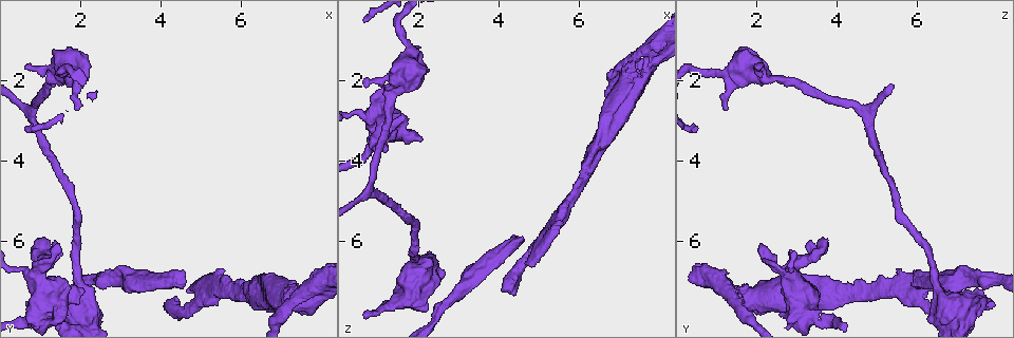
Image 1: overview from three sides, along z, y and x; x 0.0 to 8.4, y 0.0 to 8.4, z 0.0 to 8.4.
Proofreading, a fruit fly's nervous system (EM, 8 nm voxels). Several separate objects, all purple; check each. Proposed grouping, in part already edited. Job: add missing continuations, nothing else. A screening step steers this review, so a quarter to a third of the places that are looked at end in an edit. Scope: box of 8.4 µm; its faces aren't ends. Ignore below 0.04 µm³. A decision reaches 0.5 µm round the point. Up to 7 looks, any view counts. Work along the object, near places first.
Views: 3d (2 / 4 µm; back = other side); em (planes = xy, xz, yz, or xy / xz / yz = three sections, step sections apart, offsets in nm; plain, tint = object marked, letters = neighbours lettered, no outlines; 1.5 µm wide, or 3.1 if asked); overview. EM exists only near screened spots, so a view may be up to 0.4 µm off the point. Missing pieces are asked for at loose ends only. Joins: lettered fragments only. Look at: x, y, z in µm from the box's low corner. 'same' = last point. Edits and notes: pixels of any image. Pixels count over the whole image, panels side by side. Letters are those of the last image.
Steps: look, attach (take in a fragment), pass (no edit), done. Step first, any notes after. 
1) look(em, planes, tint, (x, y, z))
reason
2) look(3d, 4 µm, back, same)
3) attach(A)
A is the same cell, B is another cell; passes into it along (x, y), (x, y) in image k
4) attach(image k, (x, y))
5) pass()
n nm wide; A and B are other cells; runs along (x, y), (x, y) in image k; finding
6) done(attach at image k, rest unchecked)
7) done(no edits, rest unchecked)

look(3d, 4 µm, (0.65, 7.60, 7.85))

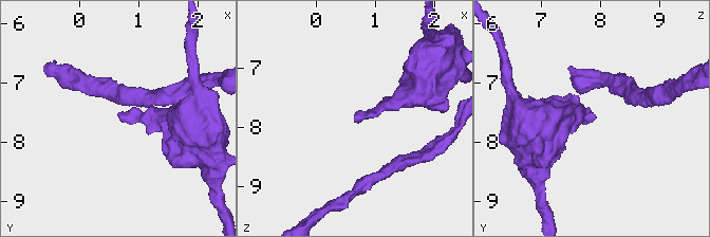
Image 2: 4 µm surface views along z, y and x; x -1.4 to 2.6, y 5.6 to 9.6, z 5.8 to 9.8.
look(em, planes, letters, (0.65, 7.60, 7.85))
need the tissue

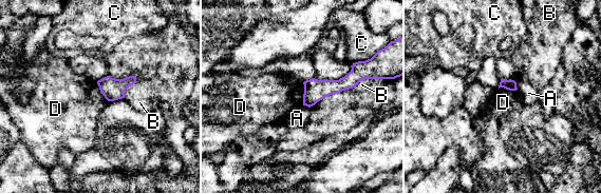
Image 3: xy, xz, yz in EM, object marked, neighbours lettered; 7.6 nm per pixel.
pass()
A, B, C and D are other cells; runs along (361, 74), (319, 89), (305, 102) in image 3; no lettered fragment goes on from it

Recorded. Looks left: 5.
look(3d, 4 µm, (4.40, 7.85, 7.30))

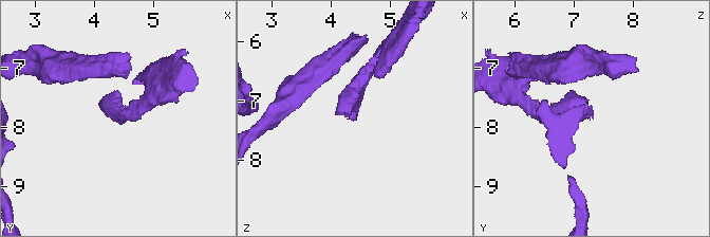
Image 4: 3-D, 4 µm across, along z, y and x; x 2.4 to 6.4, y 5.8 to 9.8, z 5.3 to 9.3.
look(em, xz, step 8, tint, (4.40, 7.90, 7.30))

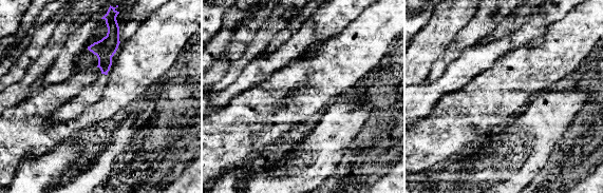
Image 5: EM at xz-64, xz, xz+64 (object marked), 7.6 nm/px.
look(em, planes, letters, same)

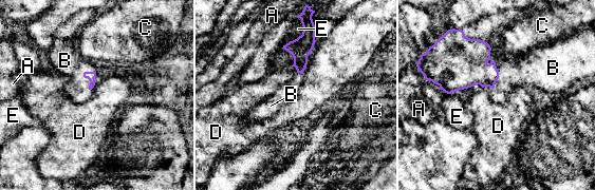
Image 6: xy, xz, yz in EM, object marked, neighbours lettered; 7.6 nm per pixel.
attach(B)
B is the same cell, A, C, D and E are other cells; passes into it along (463, 64), (496, 68), (528, 70) in image 6; it goes on there

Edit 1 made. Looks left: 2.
look(em, planes, letters, (0.65, 1.60, 2.15))
tapers out

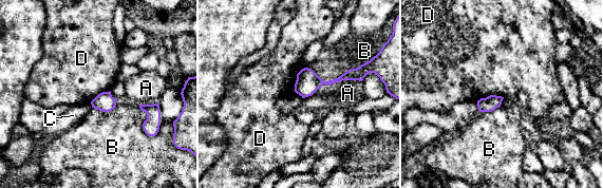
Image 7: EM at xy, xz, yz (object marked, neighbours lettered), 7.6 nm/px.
pass()
A, B, C and D are other cells; runs along (357, 71), (297, 89) in image 7; no lettered fragment goes on from it

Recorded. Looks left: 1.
done(attach at image 6, rest unchecked)

